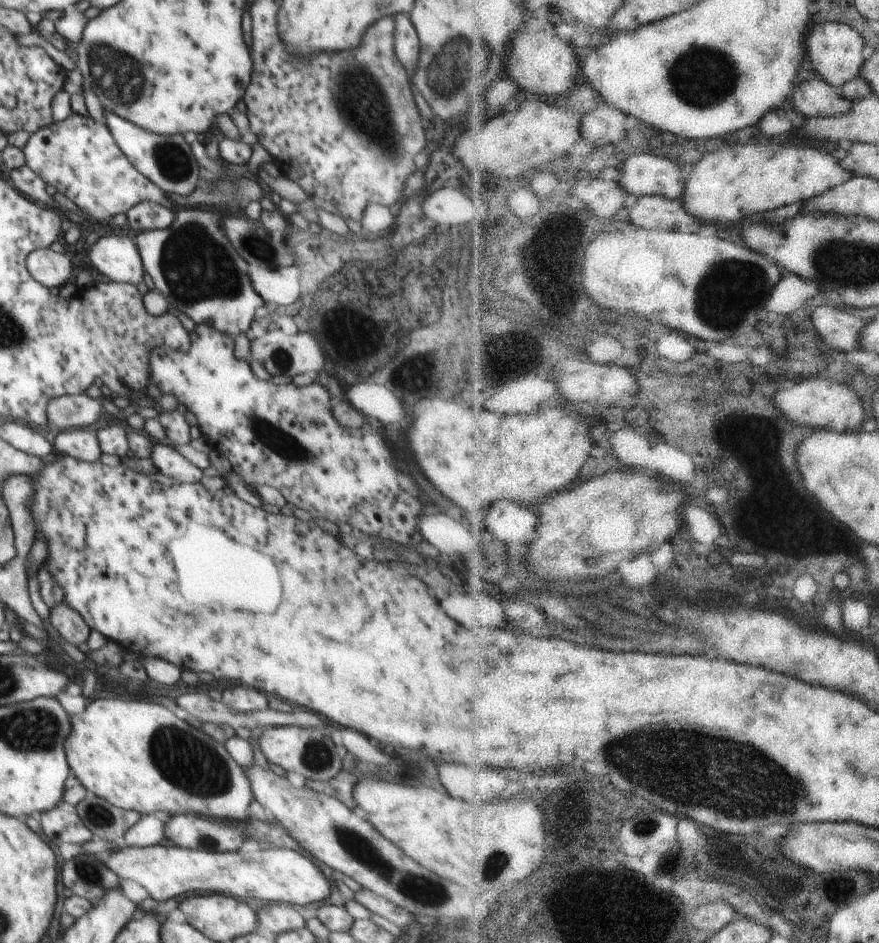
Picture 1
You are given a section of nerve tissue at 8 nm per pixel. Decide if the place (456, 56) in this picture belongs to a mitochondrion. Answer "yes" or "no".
yes

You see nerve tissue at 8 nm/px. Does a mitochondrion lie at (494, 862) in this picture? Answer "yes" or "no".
yes

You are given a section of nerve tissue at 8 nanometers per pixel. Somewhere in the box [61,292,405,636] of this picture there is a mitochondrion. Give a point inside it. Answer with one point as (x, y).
(272, 437)

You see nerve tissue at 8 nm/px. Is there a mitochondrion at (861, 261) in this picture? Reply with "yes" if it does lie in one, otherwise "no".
yes

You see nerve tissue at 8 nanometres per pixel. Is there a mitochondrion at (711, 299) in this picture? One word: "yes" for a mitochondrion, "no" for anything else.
yes

